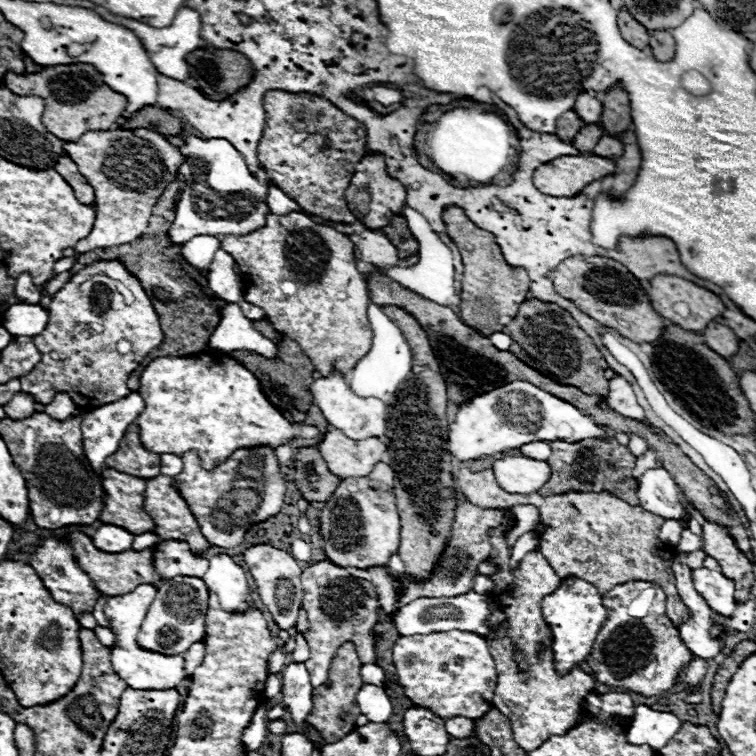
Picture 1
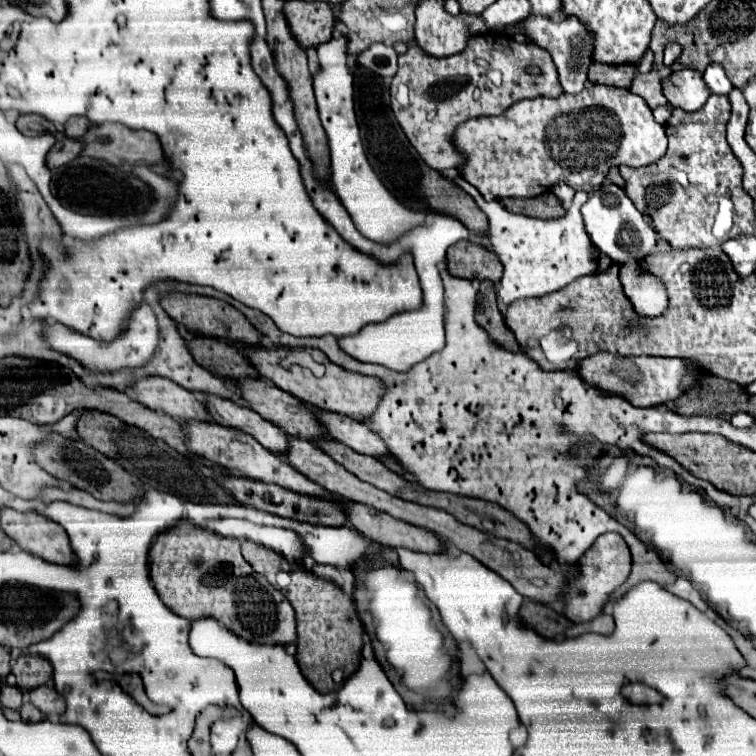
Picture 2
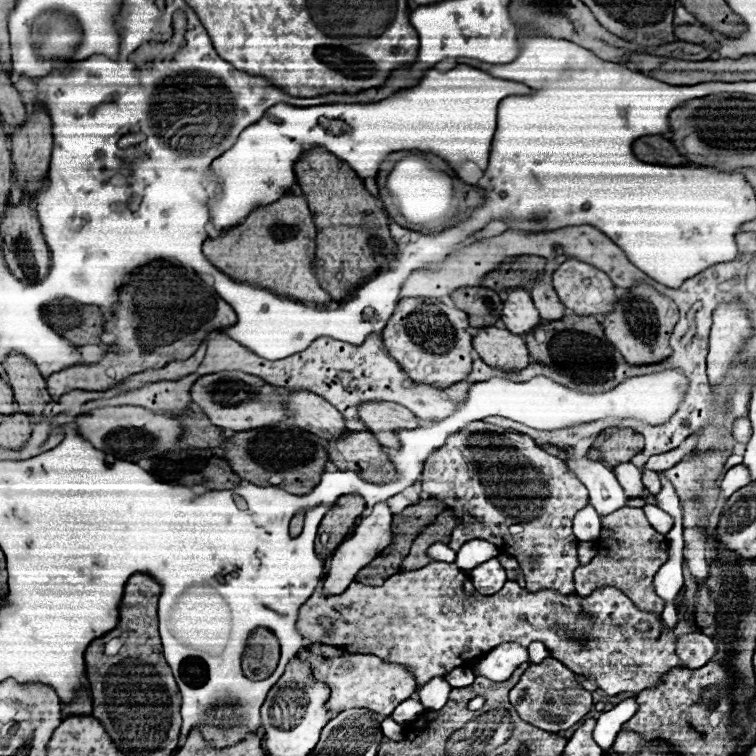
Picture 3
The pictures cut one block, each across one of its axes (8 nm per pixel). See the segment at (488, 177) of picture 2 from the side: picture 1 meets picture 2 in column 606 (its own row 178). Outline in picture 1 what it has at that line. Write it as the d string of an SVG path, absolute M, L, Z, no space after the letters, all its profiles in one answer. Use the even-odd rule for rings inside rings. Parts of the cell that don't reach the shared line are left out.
M96 130L84 134L76 142L66 142L64 150L80 166L80 174L92 182L96 194L96 222L92 232L80 240L68 256L84 254L96 248L130 244L148 228L152 208L164 188L176 176L182 154L162 134L154 130Z

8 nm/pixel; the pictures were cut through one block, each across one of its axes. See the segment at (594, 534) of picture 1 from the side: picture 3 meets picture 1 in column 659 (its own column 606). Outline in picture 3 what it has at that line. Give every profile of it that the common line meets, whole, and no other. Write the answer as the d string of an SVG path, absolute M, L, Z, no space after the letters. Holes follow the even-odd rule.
M622 508L608 516L600 516L602 530L608 532L608 538L596 540L596 556L574 570L574 584L576 594L586 596L590 590L596 590L598 586L618 586L622 592L628 594L632 602L640 610L656 612L660 614L664 608L664 602L660 596L656 596L652 578L658 572L658 568L668 560L668 548L662 546L662 534L658 534L646 520L642 508Z

